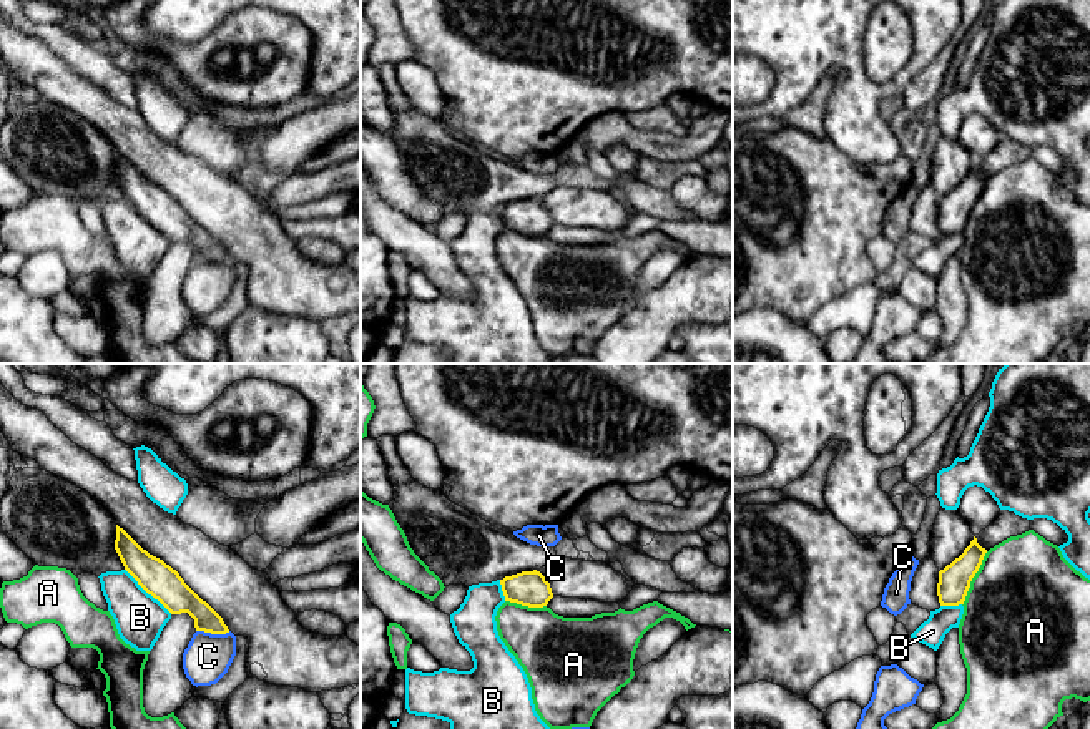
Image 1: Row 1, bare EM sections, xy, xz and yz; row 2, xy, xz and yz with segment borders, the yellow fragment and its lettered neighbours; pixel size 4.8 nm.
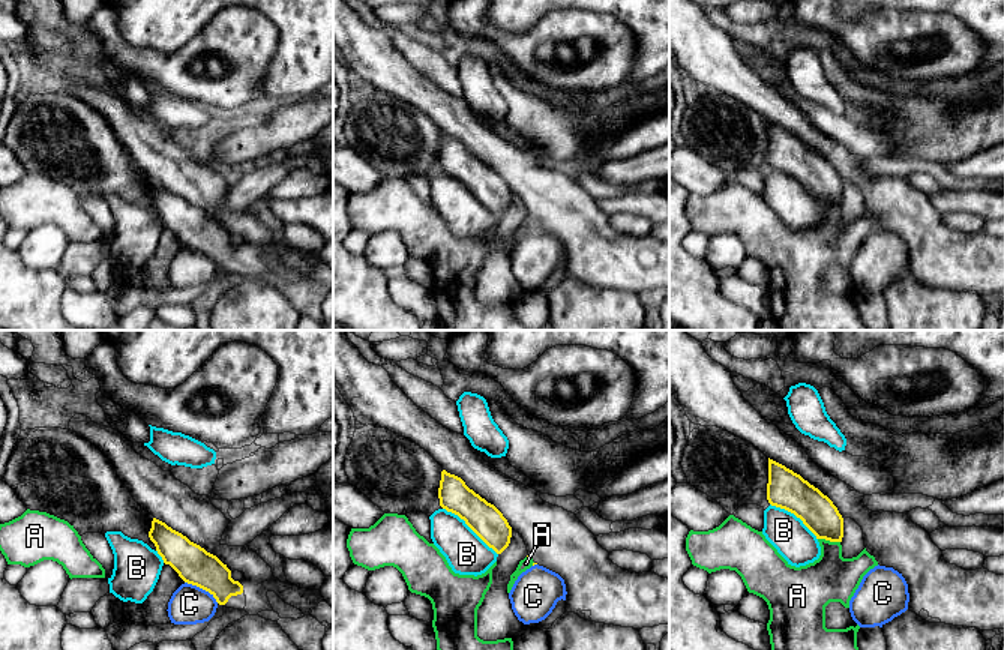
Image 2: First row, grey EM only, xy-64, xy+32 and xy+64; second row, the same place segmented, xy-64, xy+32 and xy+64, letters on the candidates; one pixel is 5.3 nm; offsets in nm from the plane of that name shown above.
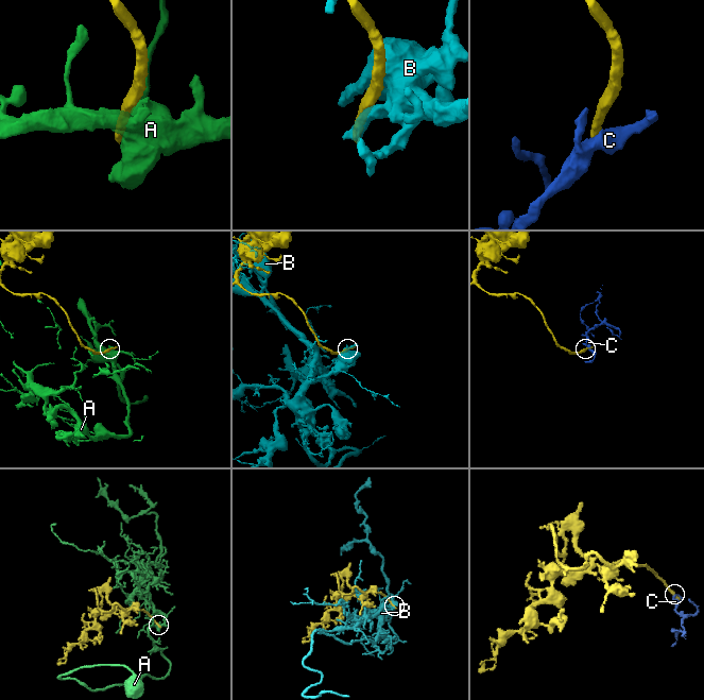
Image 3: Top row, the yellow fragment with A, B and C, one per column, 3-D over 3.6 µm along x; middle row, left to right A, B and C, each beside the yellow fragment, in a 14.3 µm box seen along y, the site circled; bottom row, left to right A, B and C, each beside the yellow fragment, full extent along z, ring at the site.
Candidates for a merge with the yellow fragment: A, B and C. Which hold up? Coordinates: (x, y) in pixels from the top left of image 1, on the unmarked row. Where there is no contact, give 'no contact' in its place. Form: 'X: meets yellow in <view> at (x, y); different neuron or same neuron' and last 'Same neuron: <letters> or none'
A: meets yellow in yz at (972, 205); different neuron
B: meets yellow in xy at (148, 221); different neuron
C: meets yellow in xy at (213, 261); different neuron
Same neuron: none

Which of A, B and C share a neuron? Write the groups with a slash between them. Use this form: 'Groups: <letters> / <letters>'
Groups: A / B / C

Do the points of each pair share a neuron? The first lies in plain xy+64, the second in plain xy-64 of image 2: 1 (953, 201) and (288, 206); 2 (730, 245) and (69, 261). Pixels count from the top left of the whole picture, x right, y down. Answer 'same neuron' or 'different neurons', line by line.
1: same neuron
2: different neurons

